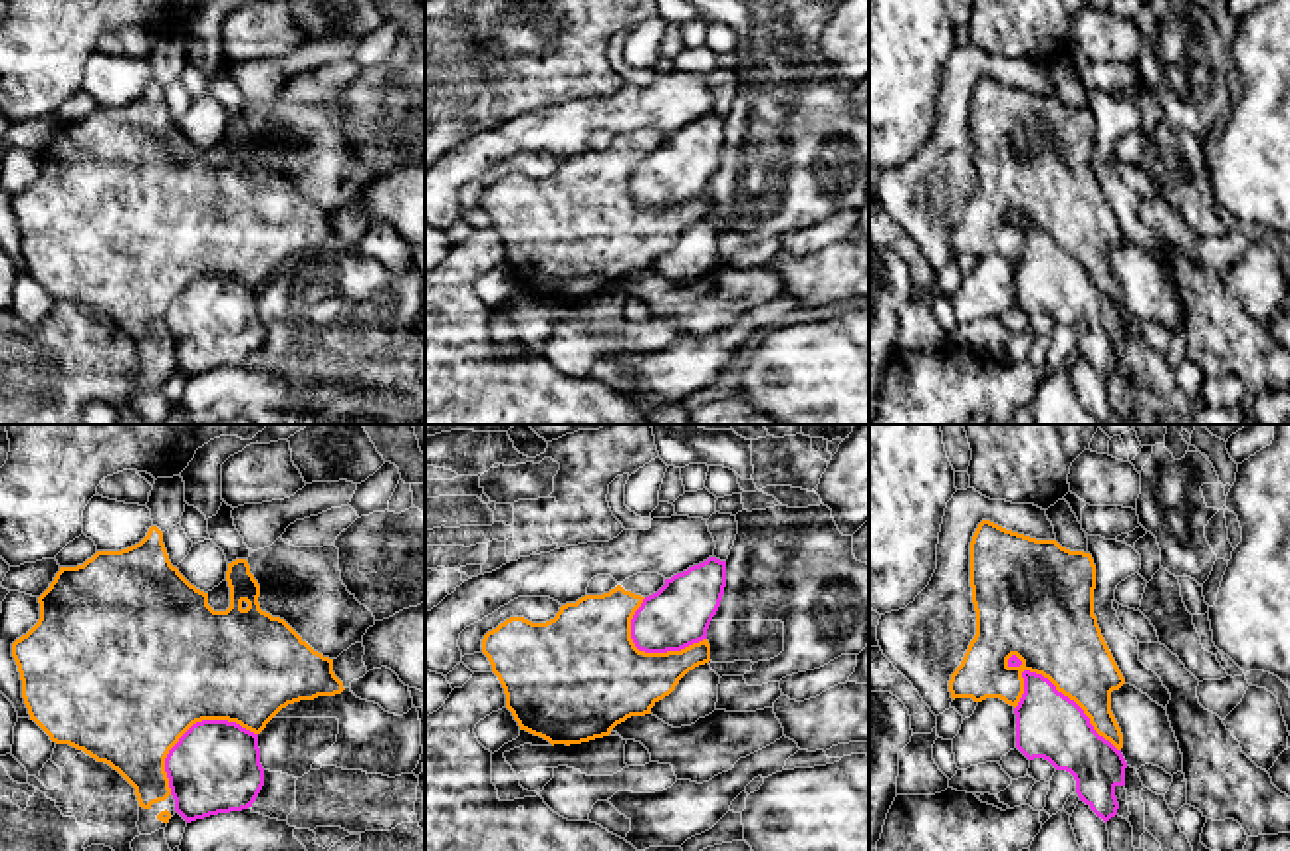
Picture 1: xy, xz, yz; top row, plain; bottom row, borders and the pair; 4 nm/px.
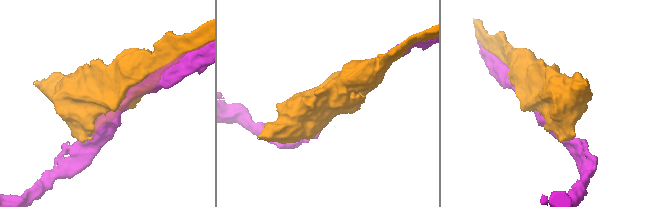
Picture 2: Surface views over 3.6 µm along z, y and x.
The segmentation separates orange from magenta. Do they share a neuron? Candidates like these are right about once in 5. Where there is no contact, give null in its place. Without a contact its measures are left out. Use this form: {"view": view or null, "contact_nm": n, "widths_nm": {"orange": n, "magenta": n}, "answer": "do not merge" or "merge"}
{"view": "yz", "contact_nm": 500, "widths_nm": {"orange": 320, "magenta": 280}, "answer": "do not merge"}

